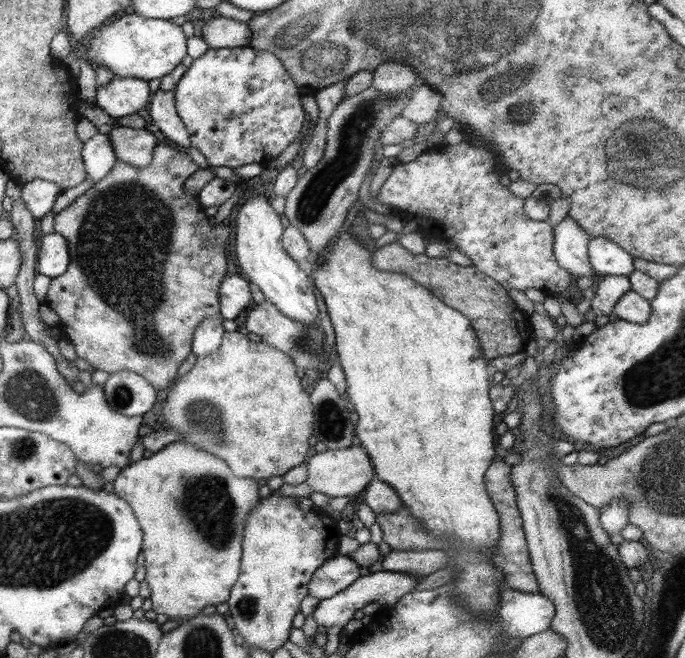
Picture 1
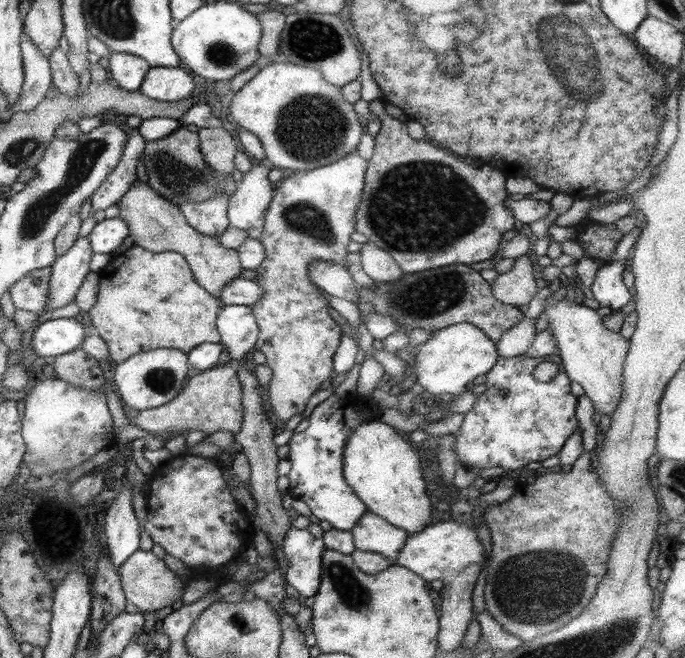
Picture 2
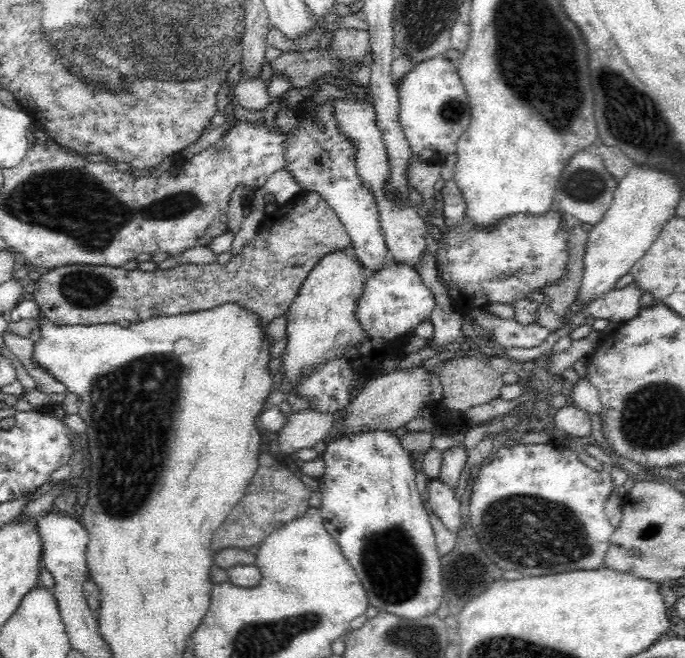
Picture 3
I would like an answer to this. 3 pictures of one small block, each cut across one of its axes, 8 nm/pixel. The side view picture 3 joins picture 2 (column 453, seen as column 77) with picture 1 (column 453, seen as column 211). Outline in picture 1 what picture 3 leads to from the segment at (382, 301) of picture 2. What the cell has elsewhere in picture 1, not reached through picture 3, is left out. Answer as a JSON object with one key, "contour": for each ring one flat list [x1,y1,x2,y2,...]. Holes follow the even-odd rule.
{"contour":[[391,242,378,247,371,253,373,268,405,274,423,288,427,288,435,298,461,312,471,324,478,339,481,355,489,362,493,358,512,356,523,352,531,339,529,320,513,303,507,291,490,276,479,273,475,266,460,266,445,257,428,257,425,253,412,254,401,247,399,242]]}

